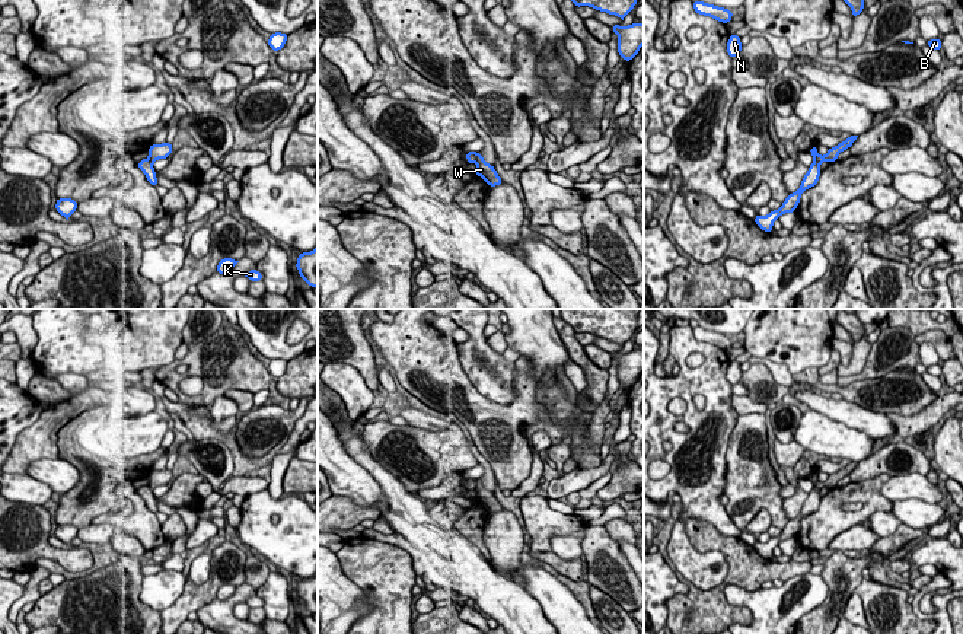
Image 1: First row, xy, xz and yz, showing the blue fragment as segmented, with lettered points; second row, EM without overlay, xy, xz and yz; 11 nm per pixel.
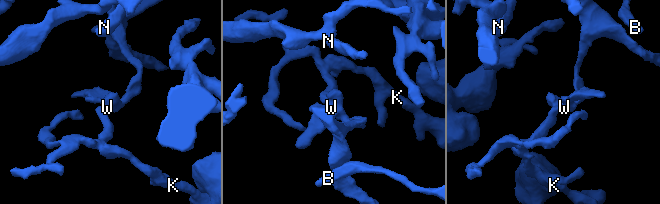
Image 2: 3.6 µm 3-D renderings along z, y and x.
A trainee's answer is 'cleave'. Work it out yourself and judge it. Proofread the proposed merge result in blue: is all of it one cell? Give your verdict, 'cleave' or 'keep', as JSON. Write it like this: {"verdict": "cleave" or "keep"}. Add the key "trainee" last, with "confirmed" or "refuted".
{"verdict": "cleave", "trainee": "confirmed"}

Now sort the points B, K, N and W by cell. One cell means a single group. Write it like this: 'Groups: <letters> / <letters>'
Groups: B K N / W

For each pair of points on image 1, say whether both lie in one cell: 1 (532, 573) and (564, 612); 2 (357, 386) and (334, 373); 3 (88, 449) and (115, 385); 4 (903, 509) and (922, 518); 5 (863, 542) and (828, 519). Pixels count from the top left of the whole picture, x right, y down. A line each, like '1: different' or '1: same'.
1: same
2: same
3: same
4: same
5: different

